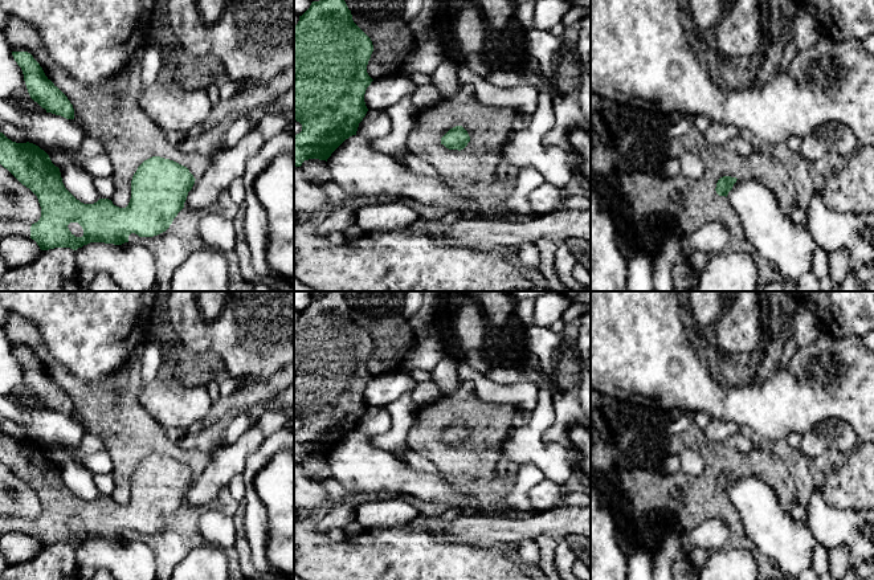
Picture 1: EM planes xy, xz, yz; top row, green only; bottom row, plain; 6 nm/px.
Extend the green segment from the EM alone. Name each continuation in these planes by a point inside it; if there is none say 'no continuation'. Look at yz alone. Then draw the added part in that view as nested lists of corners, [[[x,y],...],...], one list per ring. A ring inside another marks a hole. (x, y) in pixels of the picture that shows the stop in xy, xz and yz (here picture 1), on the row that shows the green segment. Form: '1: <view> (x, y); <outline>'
no continuation

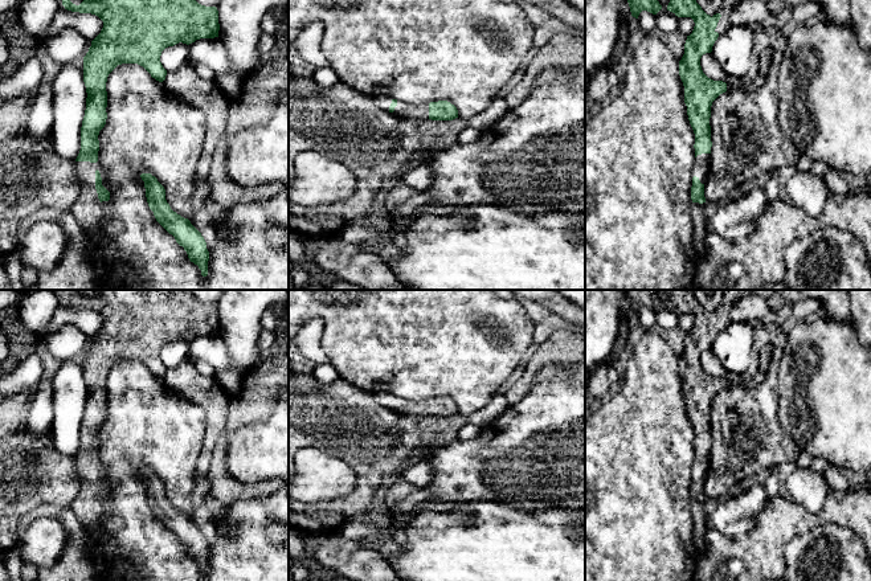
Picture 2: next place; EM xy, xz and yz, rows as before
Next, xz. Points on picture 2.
1: xz (403, 109); [[[397,101],[393,114],[405,118],[429,119],[429,103],[409,105],[406,102]]]

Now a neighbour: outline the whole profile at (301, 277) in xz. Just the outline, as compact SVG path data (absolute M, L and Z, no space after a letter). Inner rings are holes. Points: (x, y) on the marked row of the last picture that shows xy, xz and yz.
M294 262L294 269L293 269L294 290L303 290L308 285L310 279L311 277L308 271L304 269L304 266L300 265L299 262Z

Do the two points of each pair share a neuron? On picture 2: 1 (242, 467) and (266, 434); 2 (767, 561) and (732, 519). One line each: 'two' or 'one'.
1: one
2: two

